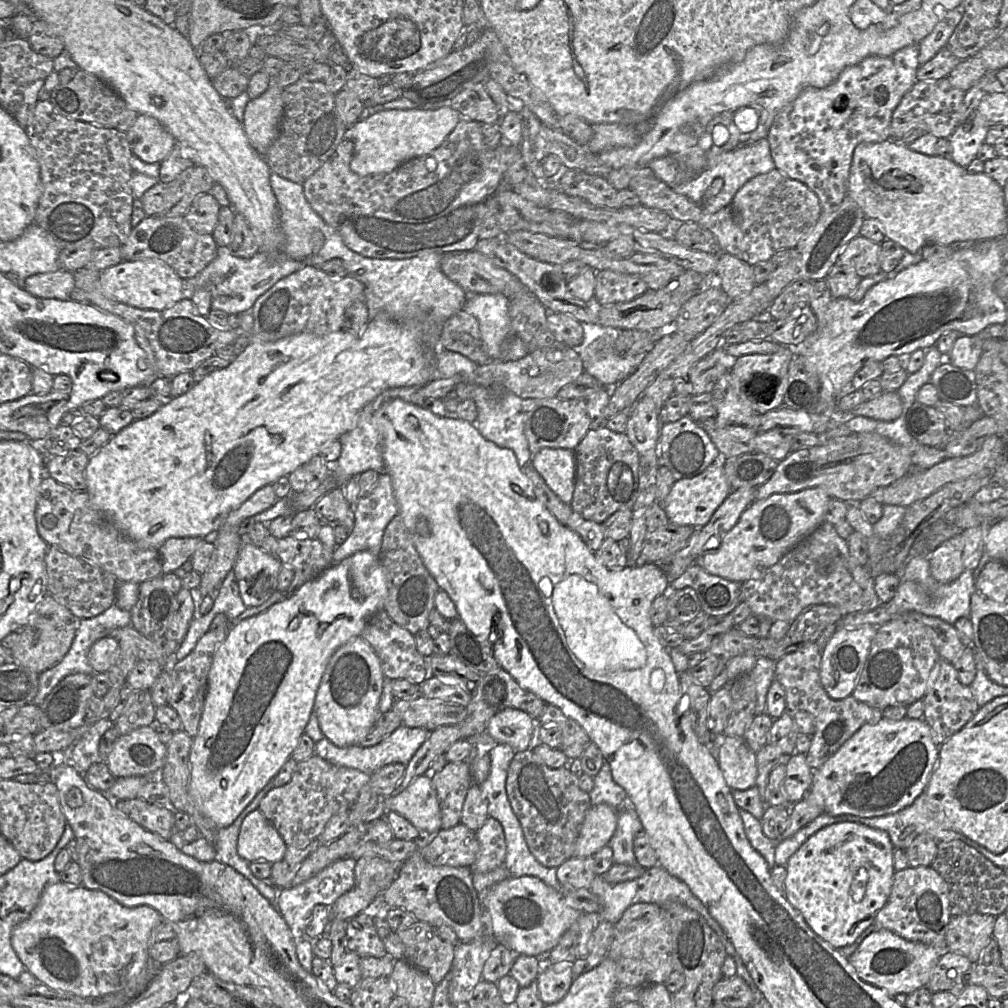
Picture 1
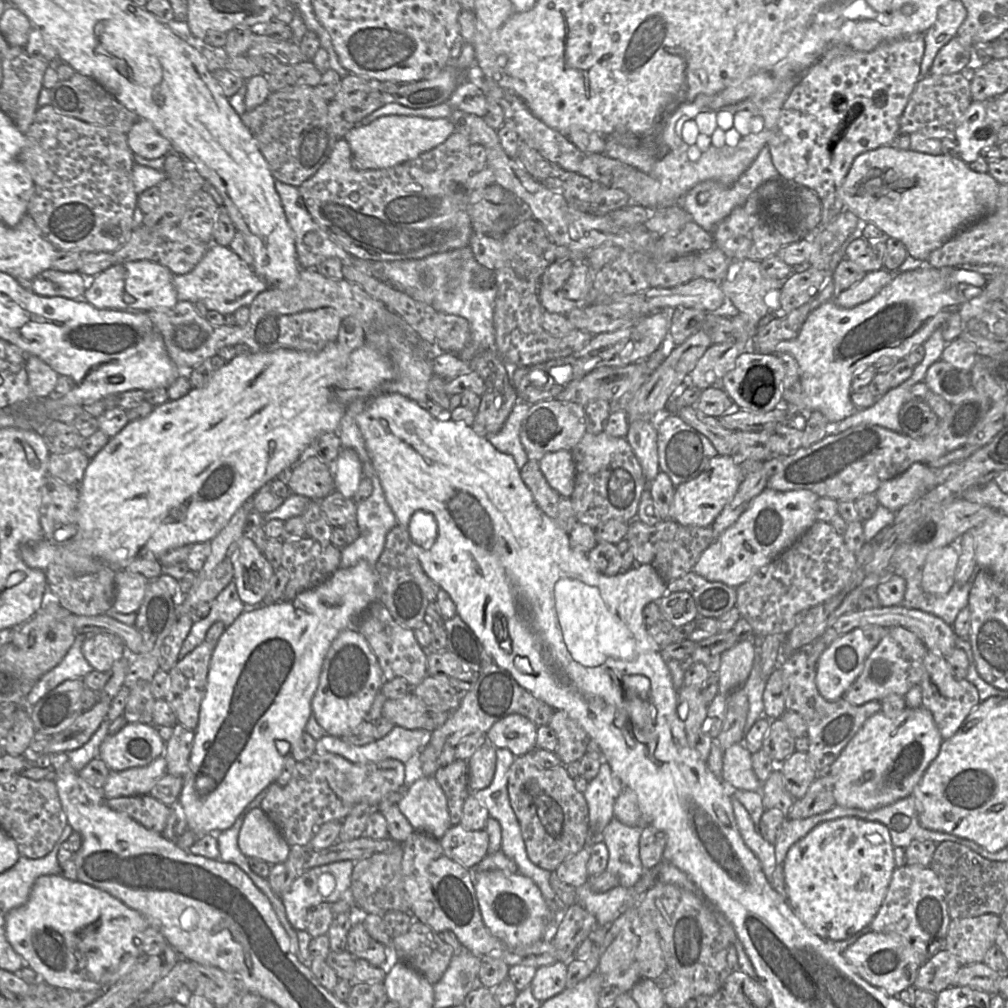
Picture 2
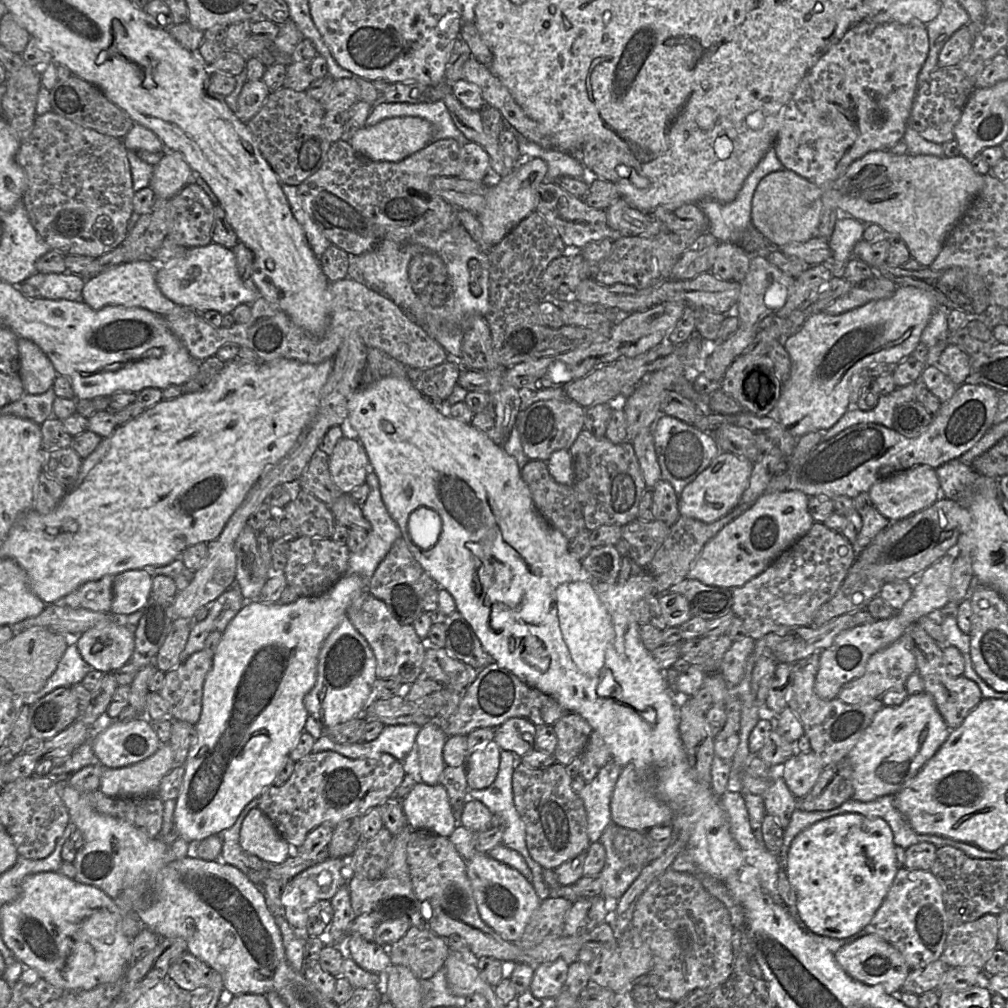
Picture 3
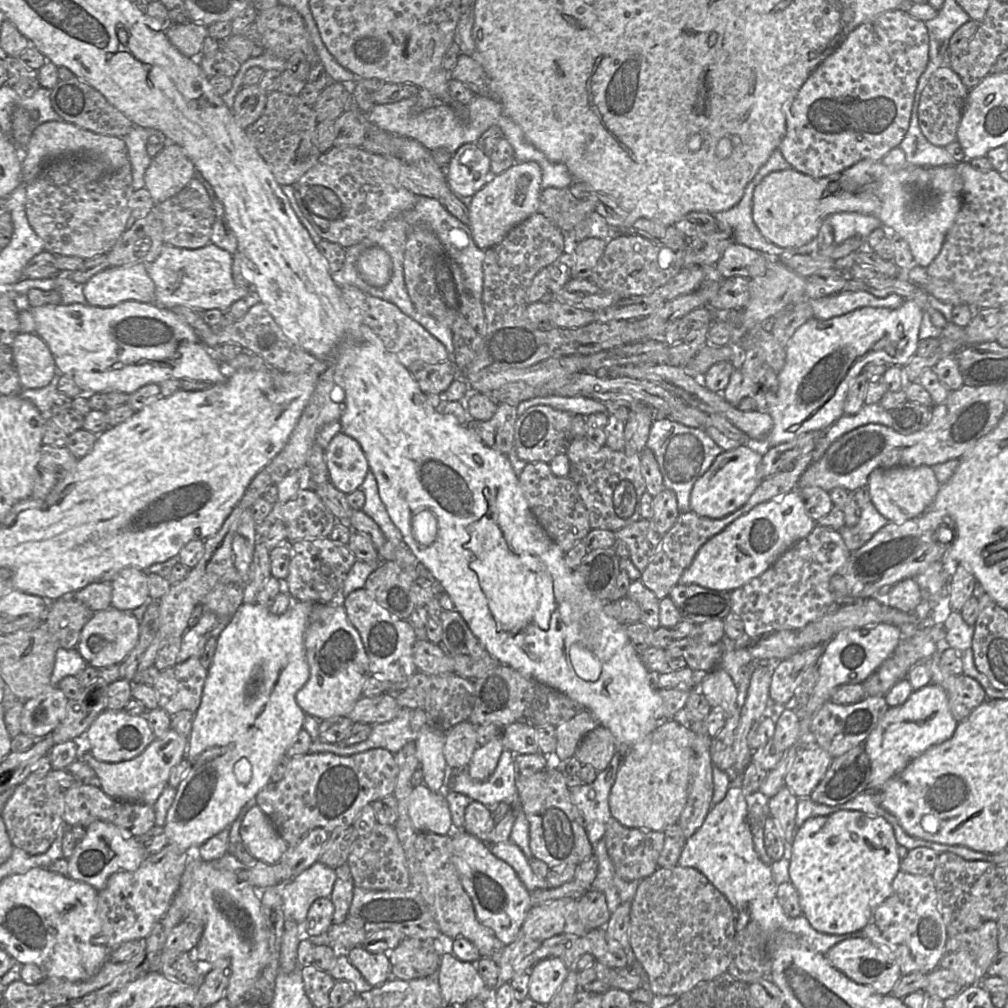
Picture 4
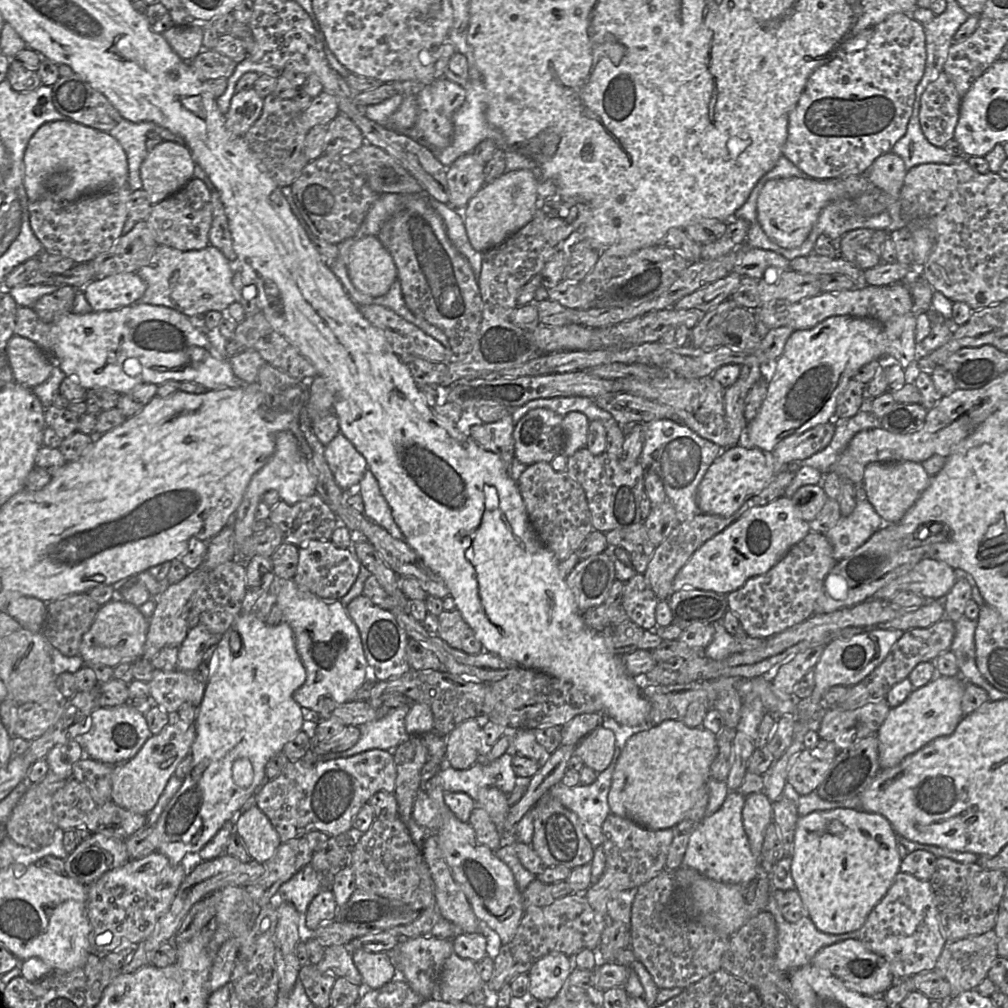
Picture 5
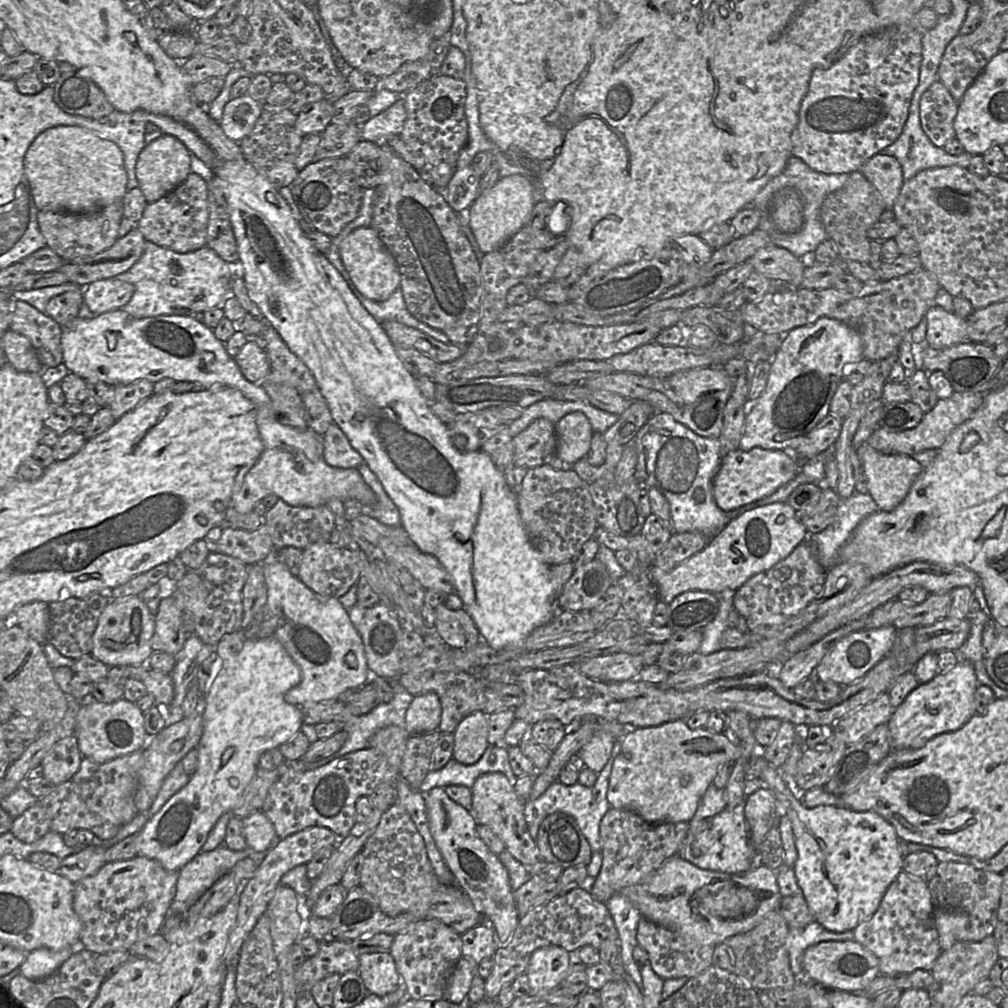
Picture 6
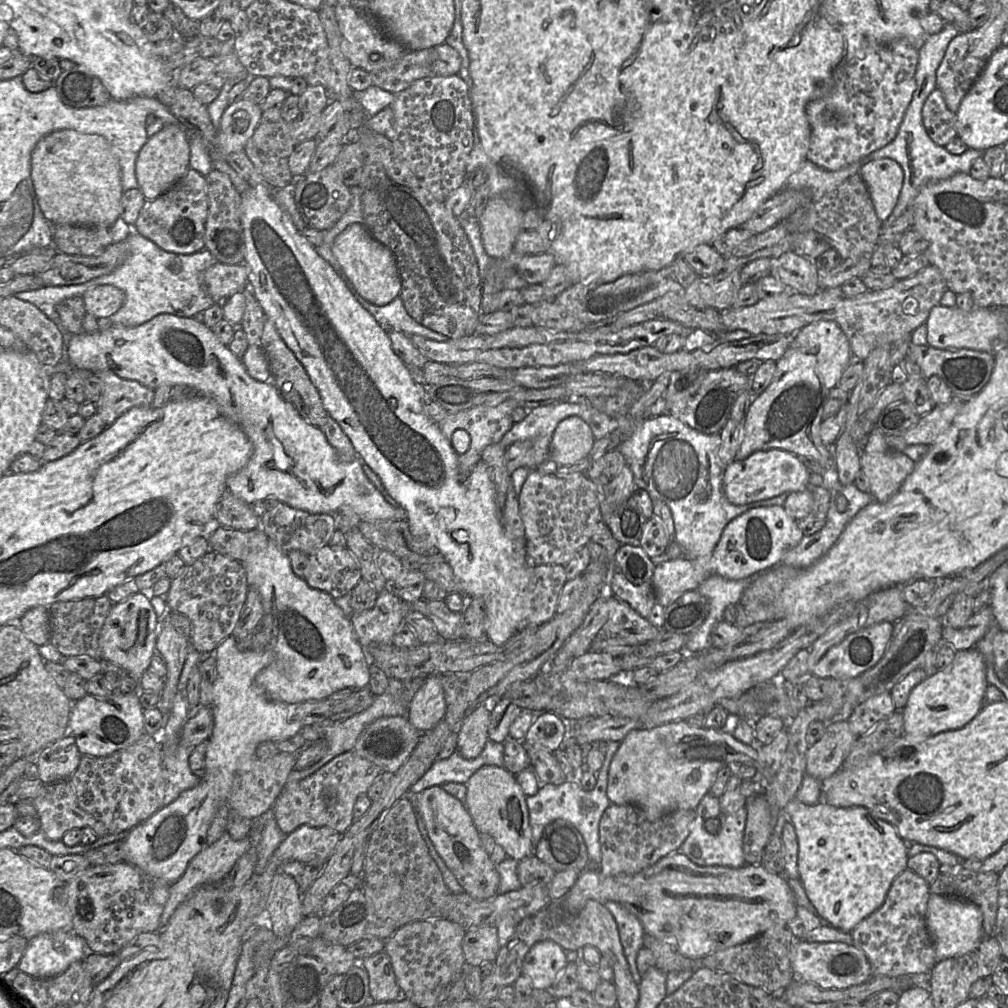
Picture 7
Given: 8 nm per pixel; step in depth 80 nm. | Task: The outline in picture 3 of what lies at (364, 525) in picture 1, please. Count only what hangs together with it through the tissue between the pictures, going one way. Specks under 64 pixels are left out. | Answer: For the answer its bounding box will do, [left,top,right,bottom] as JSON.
[346,472,401,583]

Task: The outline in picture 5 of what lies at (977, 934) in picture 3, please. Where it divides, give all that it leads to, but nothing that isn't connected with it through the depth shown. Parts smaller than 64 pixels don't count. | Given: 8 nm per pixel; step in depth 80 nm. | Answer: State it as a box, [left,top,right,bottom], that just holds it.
[934,929,997,997]

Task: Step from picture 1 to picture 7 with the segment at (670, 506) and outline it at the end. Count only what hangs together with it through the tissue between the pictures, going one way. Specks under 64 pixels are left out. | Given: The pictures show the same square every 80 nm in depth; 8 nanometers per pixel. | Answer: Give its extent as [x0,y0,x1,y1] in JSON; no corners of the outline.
[723,449,810,504]

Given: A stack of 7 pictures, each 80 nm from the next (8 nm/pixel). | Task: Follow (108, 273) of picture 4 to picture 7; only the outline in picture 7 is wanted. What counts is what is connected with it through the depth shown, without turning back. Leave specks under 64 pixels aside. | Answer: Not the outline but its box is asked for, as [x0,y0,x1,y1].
[82,284,125,324]

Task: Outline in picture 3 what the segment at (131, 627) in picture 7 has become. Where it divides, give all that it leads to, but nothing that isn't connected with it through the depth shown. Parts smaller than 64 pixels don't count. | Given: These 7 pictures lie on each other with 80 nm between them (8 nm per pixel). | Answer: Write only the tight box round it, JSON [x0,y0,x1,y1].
[77,620,135,673]

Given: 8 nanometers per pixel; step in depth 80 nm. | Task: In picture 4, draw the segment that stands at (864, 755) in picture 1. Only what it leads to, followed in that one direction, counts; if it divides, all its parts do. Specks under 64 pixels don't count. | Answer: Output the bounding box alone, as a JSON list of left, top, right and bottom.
[863,683,958,791]

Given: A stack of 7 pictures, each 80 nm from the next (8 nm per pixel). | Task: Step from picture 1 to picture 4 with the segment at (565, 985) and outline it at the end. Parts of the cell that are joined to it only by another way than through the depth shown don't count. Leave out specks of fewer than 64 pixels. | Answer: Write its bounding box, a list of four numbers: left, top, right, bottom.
[528,957,569,1005]

